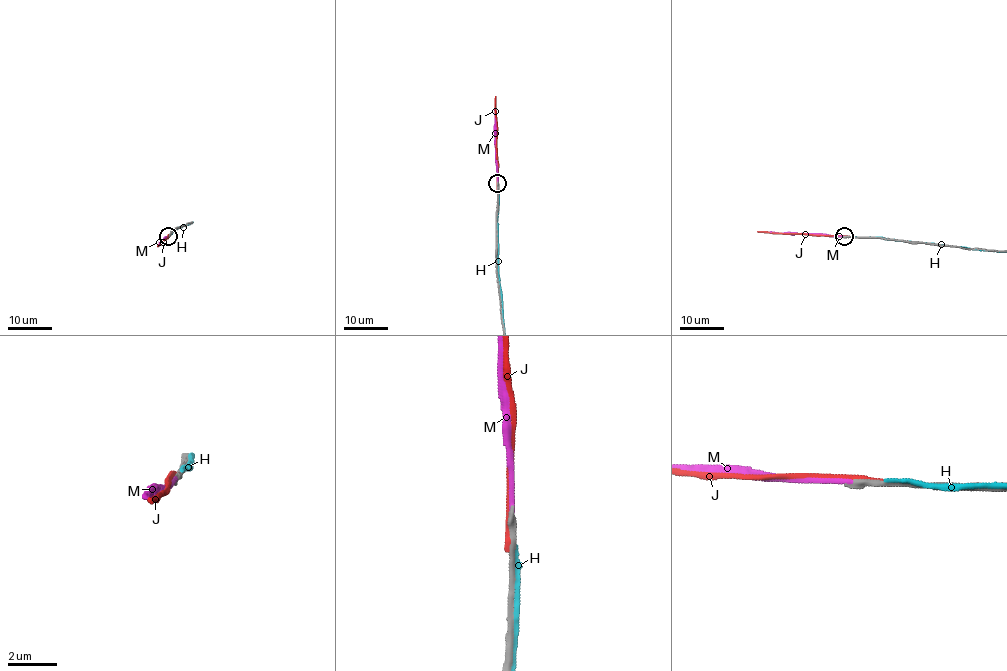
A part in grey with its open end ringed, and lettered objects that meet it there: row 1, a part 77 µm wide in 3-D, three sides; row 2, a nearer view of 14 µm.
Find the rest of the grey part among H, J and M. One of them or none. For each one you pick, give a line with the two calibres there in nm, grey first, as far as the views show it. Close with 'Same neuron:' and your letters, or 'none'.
M: 280/190 nm
Same neuron: M

